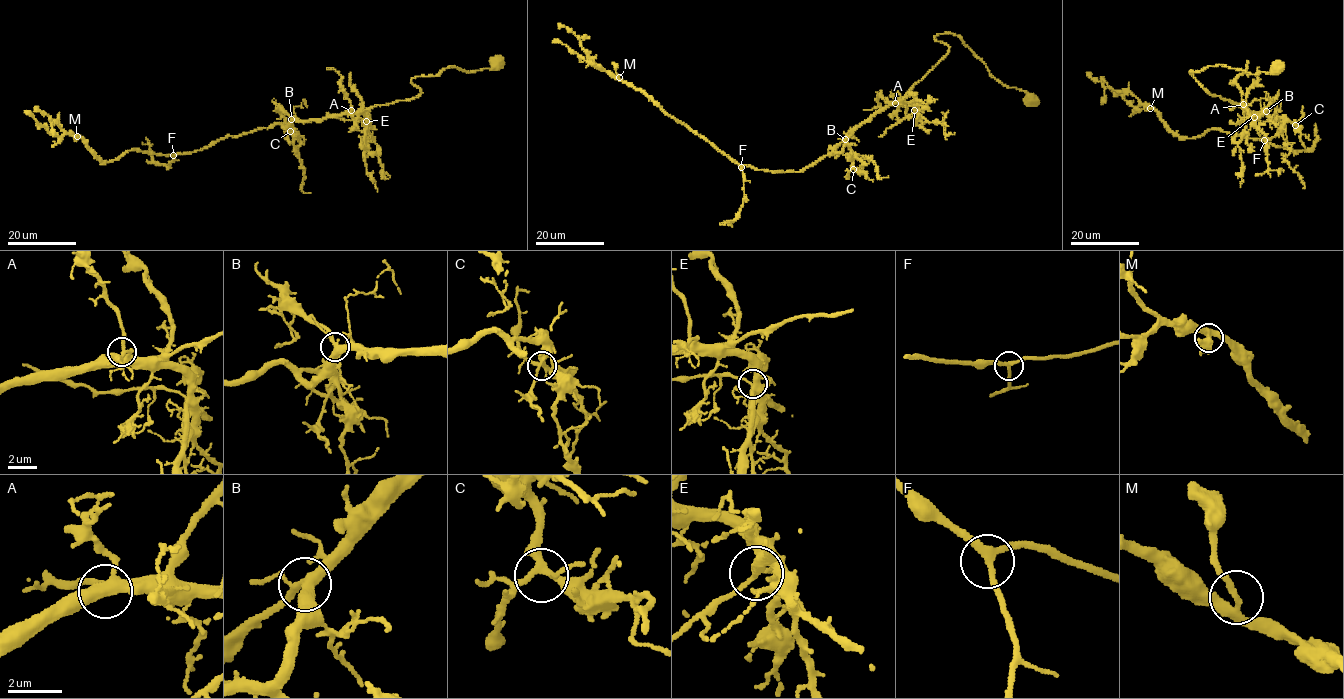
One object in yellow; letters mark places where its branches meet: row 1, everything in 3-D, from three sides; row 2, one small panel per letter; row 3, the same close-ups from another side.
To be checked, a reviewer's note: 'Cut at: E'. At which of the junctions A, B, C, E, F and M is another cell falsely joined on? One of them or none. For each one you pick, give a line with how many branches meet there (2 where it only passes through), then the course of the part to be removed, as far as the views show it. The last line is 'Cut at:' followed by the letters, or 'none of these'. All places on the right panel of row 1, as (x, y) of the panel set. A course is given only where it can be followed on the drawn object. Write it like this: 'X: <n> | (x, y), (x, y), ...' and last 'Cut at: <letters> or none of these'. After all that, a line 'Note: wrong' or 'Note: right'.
E: 4 | (1253, 116), (1271, 107)
Cut at: E
Note: right

